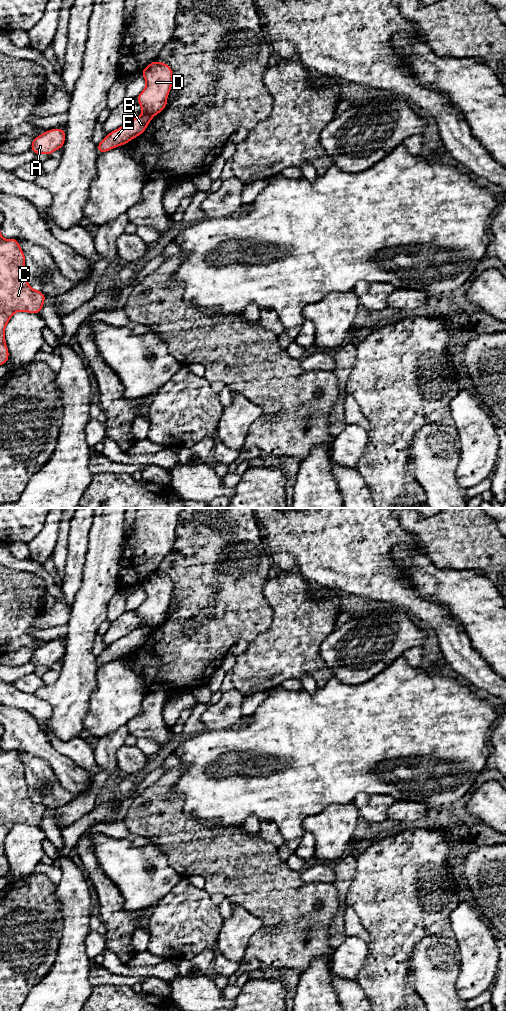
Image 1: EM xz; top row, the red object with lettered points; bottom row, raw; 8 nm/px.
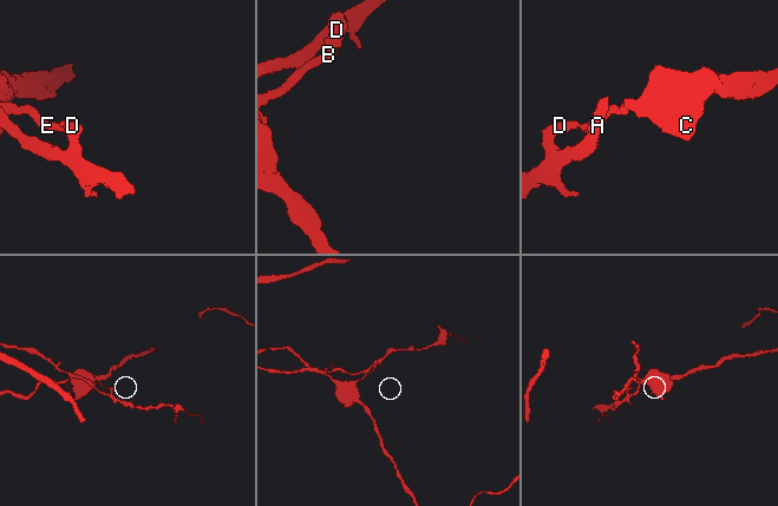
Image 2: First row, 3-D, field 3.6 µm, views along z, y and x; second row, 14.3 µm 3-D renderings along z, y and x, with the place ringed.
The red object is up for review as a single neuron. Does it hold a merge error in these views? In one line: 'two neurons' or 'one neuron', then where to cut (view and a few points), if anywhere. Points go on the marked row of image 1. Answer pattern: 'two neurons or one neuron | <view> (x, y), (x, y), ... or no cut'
two neurons | xz (142, 113), (152, 116)

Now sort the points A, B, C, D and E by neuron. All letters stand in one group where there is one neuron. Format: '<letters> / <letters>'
A D / B C E

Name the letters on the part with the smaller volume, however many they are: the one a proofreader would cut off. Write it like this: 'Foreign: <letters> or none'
Foreign: A, D

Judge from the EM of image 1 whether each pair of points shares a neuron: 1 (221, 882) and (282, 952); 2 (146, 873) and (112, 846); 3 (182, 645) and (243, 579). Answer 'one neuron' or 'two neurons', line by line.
1: one neuron
2: one neuron
3: one neuron

